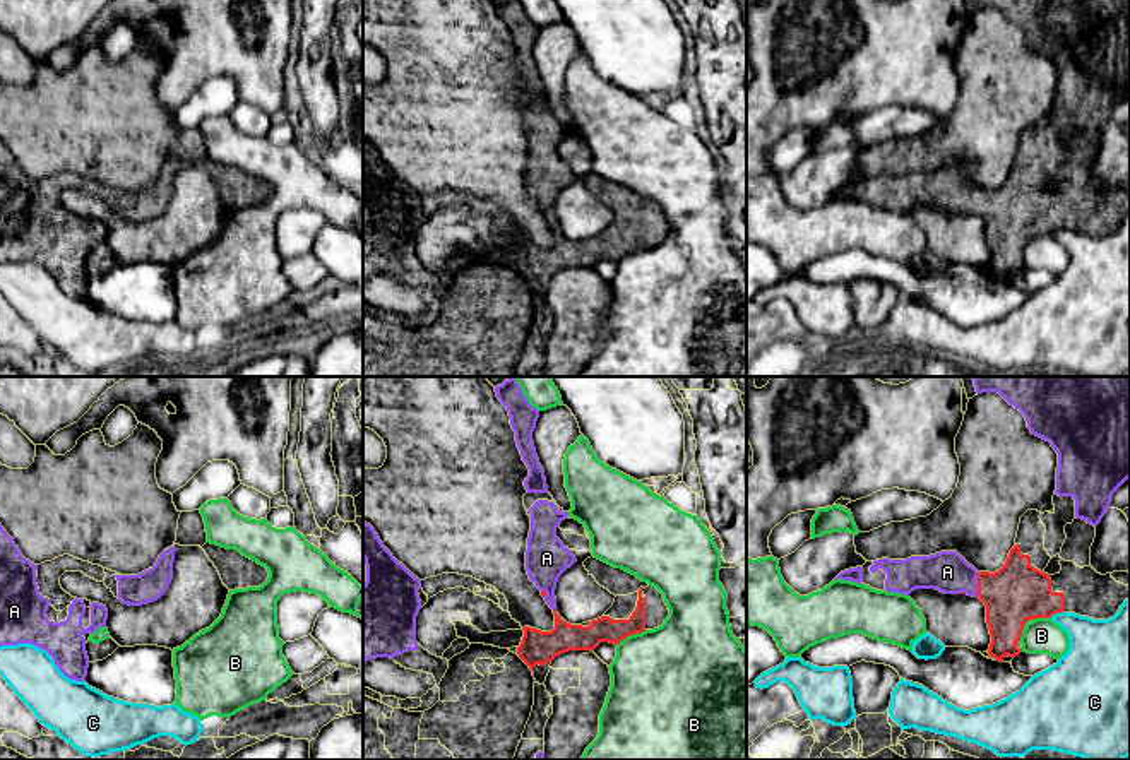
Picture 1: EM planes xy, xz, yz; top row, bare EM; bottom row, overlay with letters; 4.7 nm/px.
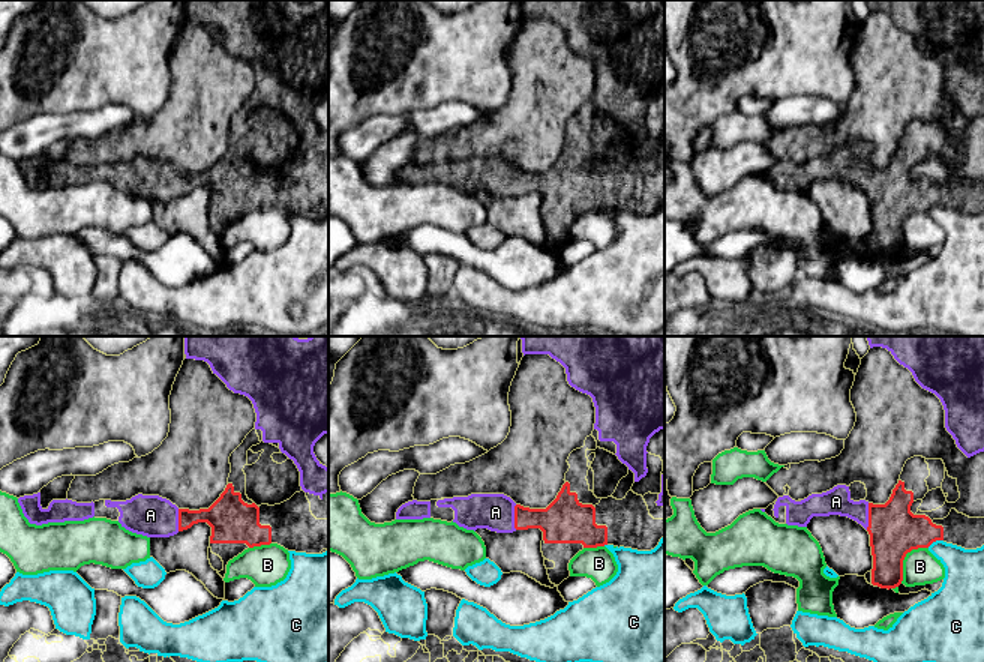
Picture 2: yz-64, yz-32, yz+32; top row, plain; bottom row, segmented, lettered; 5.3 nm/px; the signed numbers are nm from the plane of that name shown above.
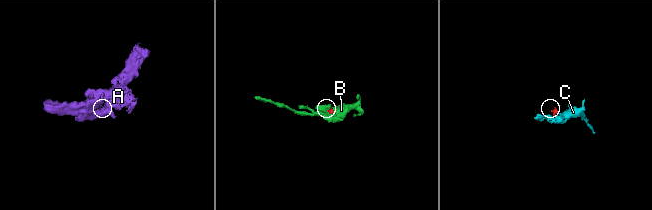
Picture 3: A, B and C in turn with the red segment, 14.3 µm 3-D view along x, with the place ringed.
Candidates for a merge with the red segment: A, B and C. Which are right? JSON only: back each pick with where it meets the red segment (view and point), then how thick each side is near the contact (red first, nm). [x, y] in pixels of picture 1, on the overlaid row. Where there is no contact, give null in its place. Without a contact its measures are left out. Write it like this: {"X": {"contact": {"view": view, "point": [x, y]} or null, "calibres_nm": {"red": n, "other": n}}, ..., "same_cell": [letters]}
{"A": {"contact": {"view": "yz", "point": [978, 584]}, "calibres_nm": {"red": 280, "other": 190}}, "same_cell": ["A"]}

